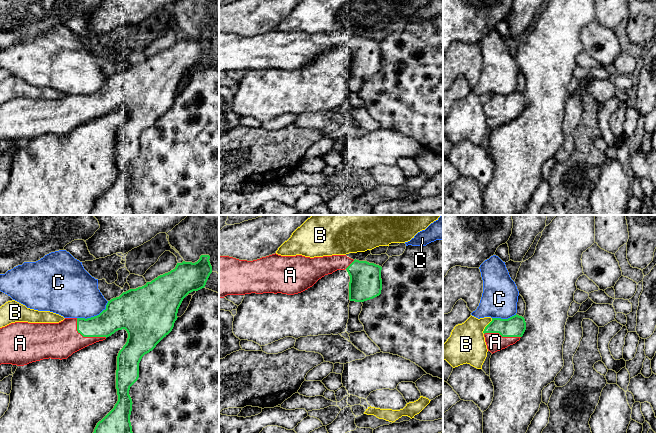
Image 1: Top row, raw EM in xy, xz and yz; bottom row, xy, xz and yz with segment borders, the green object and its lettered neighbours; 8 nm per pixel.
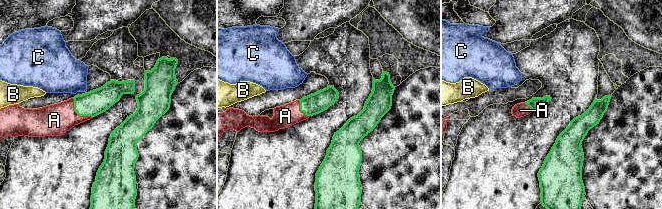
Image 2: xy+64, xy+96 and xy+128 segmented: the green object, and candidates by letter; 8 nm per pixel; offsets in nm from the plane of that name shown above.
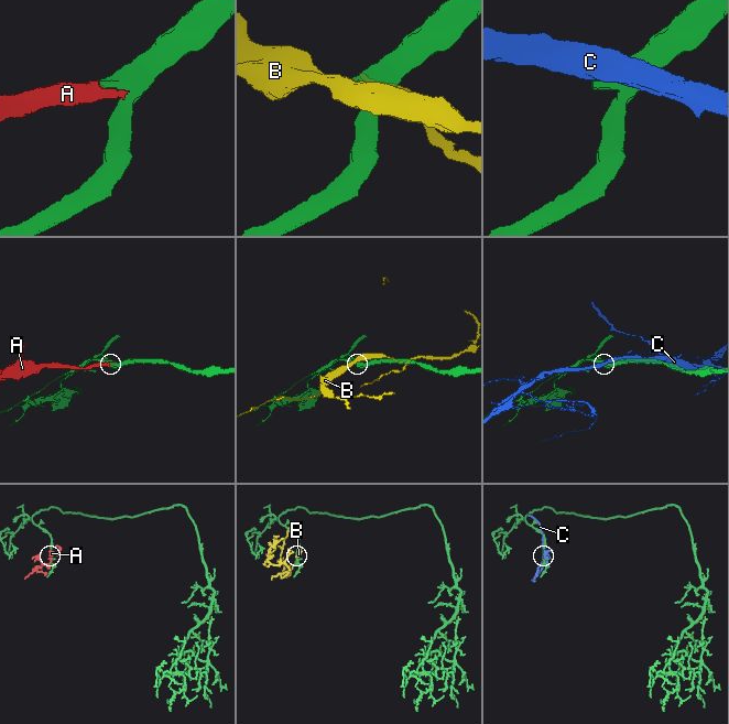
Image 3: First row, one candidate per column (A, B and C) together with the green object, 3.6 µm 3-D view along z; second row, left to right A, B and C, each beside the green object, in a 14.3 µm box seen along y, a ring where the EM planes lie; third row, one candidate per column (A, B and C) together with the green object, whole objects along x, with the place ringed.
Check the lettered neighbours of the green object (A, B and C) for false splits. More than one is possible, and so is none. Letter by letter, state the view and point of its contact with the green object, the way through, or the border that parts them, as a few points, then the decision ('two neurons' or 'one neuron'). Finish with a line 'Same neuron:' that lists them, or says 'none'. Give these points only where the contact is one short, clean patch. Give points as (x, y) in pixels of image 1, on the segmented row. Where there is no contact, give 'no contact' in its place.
A: xy (86, 336) | one neuron
B: yz (486, 326) | along yz (492, 318), (483, 333) | two neurons
C: xy (94, 316) | two neurons
Same neuron: A

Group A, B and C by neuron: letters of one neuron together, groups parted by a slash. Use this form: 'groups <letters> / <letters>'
groups A / B / C

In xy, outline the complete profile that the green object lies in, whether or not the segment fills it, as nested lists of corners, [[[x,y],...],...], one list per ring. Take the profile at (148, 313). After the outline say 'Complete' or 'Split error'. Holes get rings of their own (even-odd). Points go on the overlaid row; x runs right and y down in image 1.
[[[201,255],[200,259],[195,263],[185,261],[177,263],[176,267],[170,272],[158,276],[142,287],[130,289],[123,292],[119,297],[111,299],[108,301],[105,310],[99,315],[91,318],[65,318],[59,323],[15,322],[0,328],[0,365],[12,364],[24,366],[32,362],[49,358],[60,360],[67,359],[73,353],[96,342],[105,340],[118,330],[125,329],[128,333],[127,342],[117,356],[116,389],[118,401],[114,408],[97,423],[93,433],[133,433],[130,422],[133,403],[129,395],[129,390],[139,378],[139,363],[145,354],[152,351],[156,345],[172,331],[174,323],[178,318],[178,309],[183,299],[189,293],[205,287],[212,273],[212,266],[209,259],[209,255]]]. Split error

